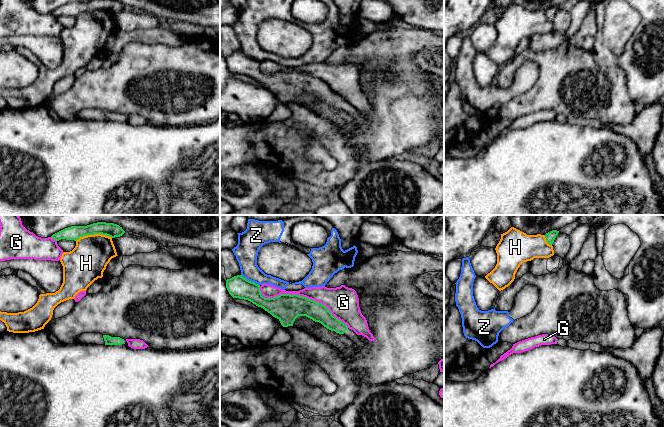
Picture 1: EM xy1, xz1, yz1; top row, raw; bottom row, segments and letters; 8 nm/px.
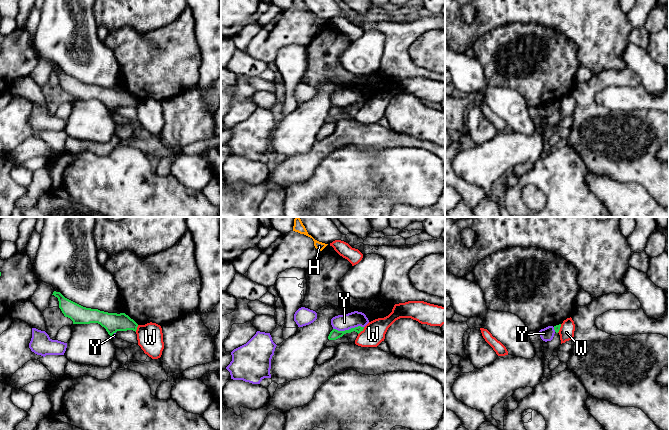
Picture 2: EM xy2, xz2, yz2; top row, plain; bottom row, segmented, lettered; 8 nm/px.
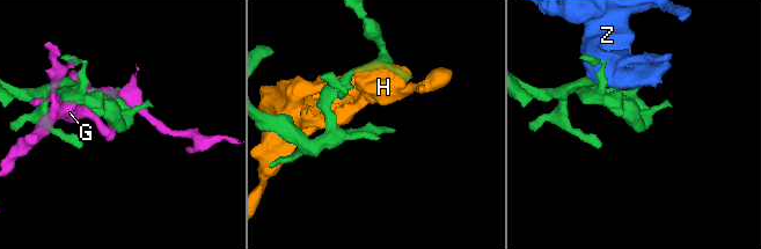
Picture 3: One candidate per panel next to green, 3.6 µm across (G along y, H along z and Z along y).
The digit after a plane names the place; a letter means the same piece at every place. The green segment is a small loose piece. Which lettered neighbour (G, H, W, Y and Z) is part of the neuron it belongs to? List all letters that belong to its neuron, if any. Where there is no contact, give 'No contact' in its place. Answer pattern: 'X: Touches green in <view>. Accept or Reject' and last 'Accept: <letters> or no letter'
G: Touches green in xz1. Reject
H: Touches green in xy1. Reject
W: Touches green in xz2. Reject
Y: Touches green in xz2. Reject
Z: Touches green in xz1. Reject
Accept: no letter

